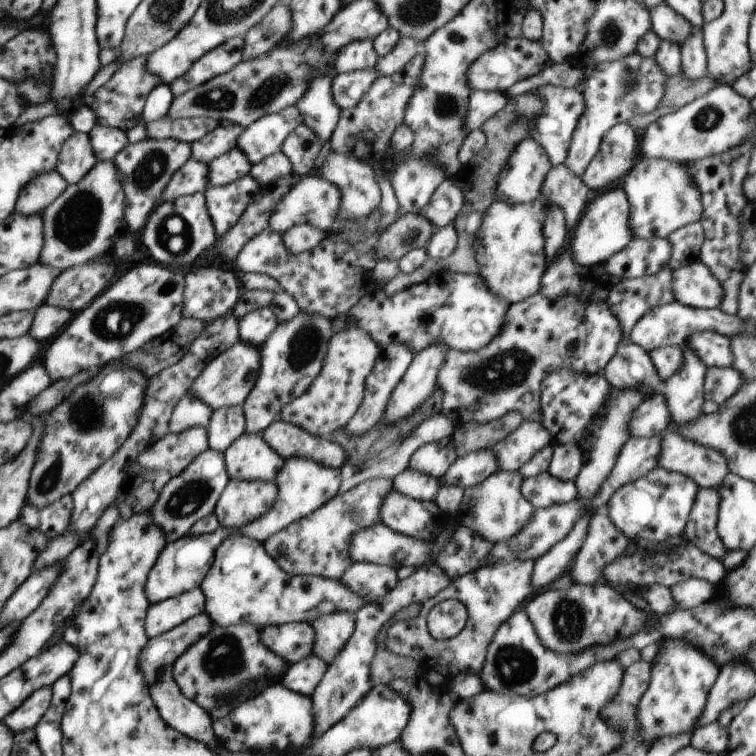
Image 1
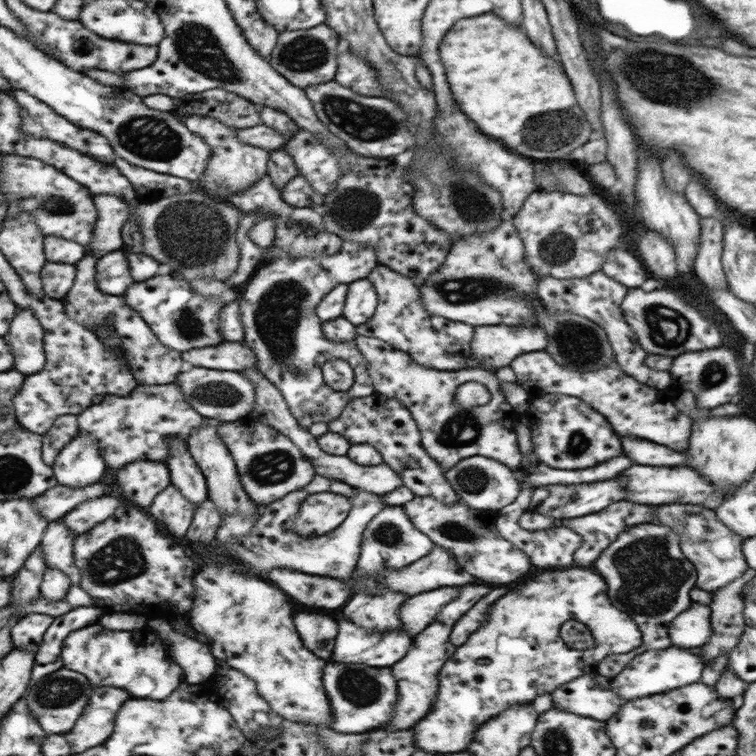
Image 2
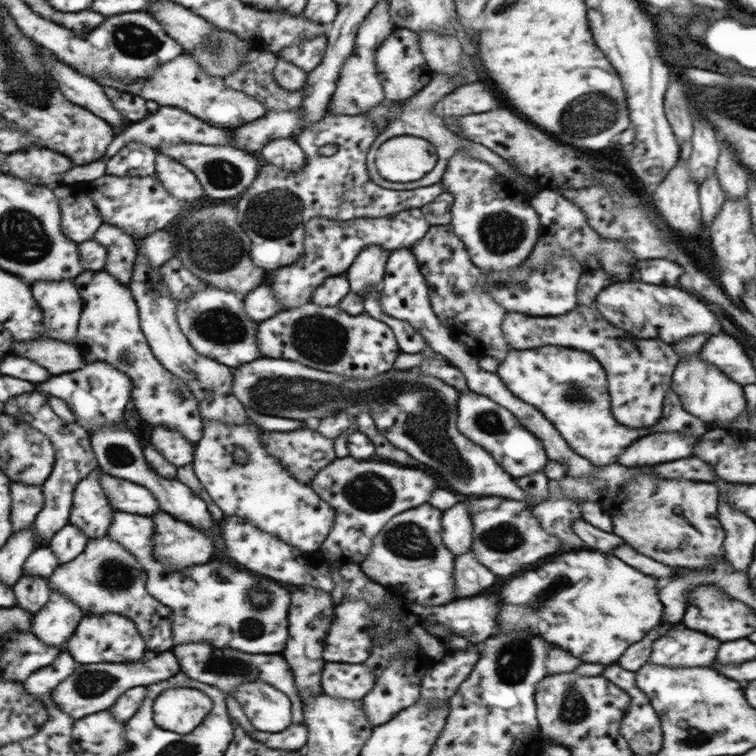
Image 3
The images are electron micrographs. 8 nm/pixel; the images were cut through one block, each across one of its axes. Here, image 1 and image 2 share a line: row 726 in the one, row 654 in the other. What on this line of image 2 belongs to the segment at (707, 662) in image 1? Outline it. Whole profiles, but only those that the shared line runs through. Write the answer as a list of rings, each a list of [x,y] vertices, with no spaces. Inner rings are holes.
[[[670,646],[666,650],[642,652],[642,656],[635,656],[632,662],[628,662],[622,669],[622,672],[612,679],[610,688],[625,702],[644,698],[644,696],[669,692],[688,684],[698,683],[701,680],[705,663],[701,661],[698,655],[686,652],[686,650],[688,649],[684,648],[682,650],[680,646],[678,648]]]

